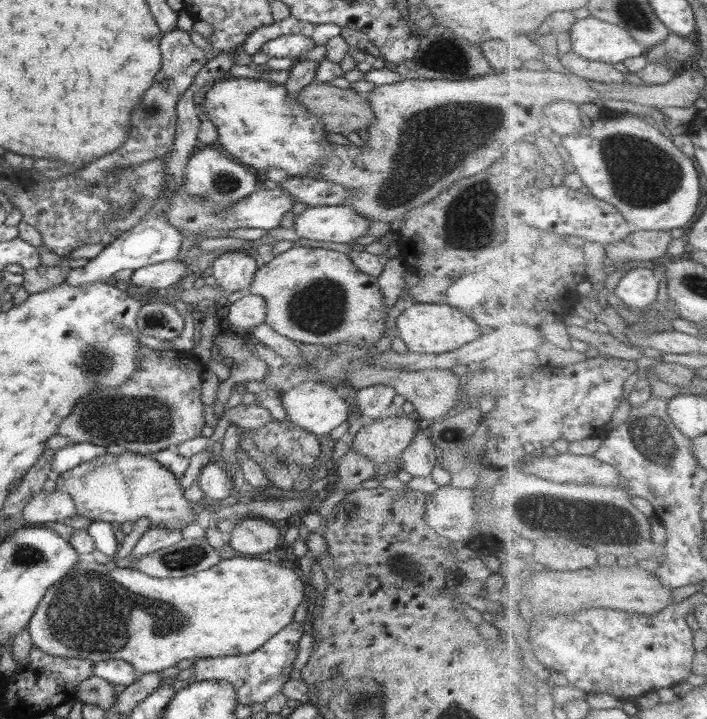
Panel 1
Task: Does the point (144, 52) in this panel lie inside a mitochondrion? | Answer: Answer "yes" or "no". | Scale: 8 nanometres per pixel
no

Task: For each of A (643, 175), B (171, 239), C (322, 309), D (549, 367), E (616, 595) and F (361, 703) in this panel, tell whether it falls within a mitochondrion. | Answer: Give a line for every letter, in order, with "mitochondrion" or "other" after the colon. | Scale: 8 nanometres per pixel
A: mitochondrion
B: other
C: mitochondrion
D: other
E: other
F: mitochondrion

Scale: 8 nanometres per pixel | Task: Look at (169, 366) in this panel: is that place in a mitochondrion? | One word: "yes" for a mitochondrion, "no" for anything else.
no

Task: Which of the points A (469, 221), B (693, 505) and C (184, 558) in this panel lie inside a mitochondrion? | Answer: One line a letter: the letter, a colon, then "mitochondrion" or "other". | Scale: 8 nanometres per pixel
A: mitochondrion
B: other
C: mitochondrion

